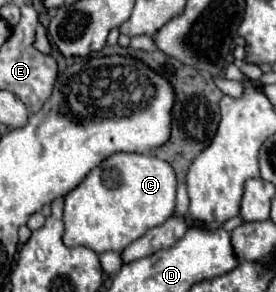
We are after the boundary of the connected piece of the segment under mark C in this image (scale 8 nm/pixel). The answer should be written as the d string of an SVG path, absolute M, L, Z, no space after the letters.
M114 153L66 195L64 243L88 247L96 253L124 251L148 229L162 225L176 207L176 173L172 165L142 153Z

